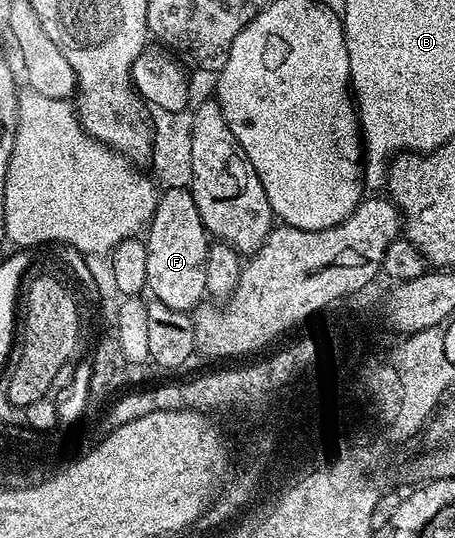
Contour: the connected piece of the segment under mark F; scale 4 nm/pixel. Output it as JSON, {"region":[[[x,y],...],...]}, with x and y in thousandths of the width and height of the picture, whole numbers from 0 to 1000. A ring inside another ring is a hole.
{"region":[[[363,349],[349,361],[343,388],[316,429],[316,450],[325,474],[321,530],[327,546],[336,554],[349,556],[360,567],[369,567],[369,574],[424,580],[446,561],[453,548],[457,431],[453,420],[440,411],[440,388],[431,388],[431,374],[422,374],[422,359],[411,349]]]}

